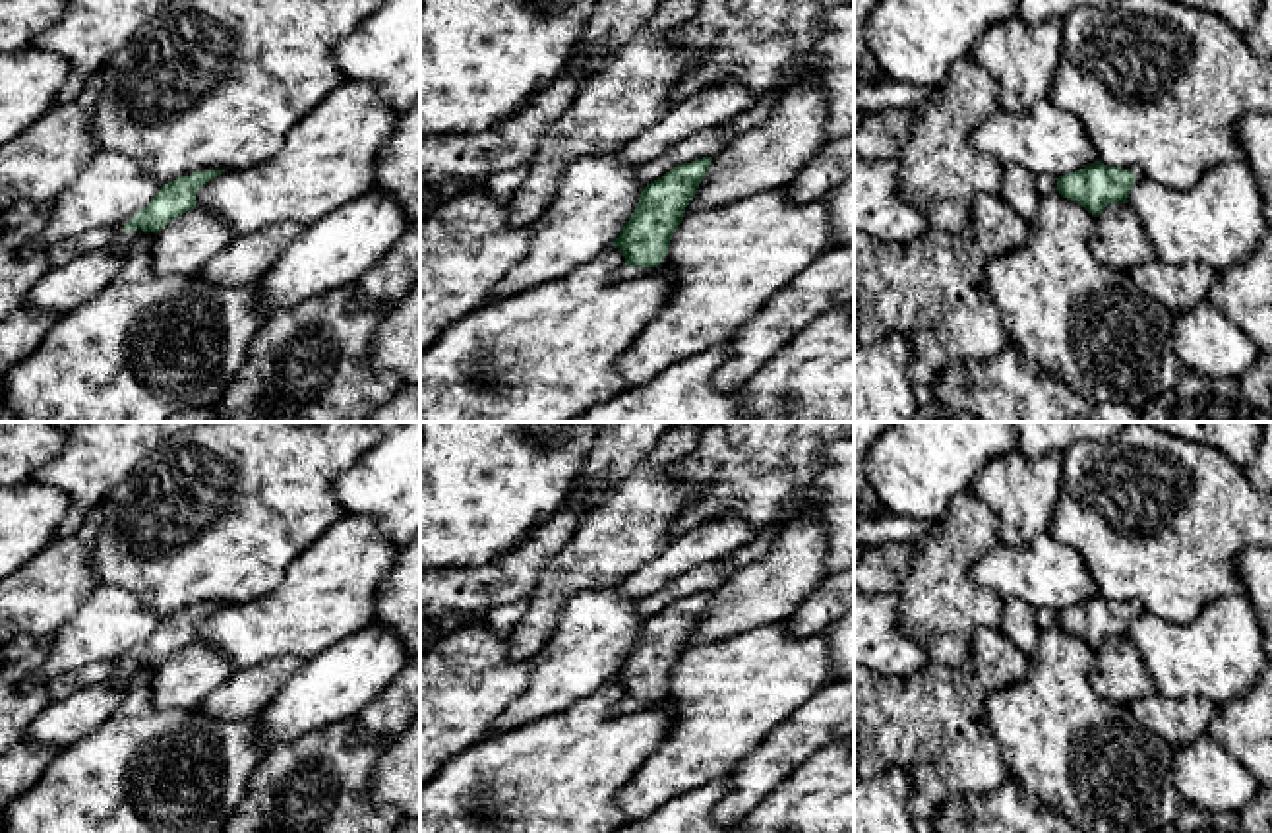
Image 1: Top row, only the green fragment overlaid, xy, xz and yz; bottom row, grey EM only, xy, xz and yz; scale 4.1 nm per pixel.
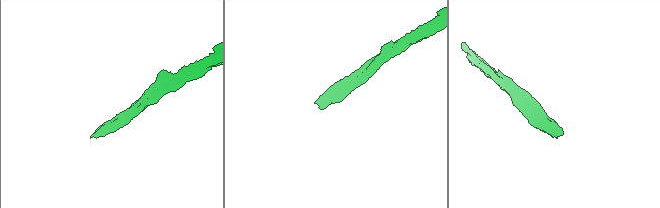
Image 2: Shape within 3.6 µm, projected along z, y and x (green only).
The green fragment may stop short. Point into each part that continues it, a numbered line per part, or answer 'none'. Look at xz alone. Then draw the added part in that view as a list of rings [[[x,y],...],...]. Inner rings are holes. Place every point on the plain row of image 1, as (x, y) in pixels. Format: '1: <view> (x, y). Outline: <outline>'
1: xz (626, 706). Outline: [[[623,699],[614,707],[614,713],[631,713],[631,711],[643,707],[645,703],[647,701],[641,701],[641,699],[635,699],[635,701]]]

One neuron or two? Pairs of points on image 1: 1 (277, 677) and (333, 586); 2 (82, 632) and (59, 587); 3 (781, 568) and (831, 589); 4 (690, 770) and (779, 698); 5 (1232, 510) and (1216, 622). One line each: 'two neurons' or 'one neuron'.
1: two neurons
2: two neurons
3: two neurons
4: one neuron
5: two neurons

